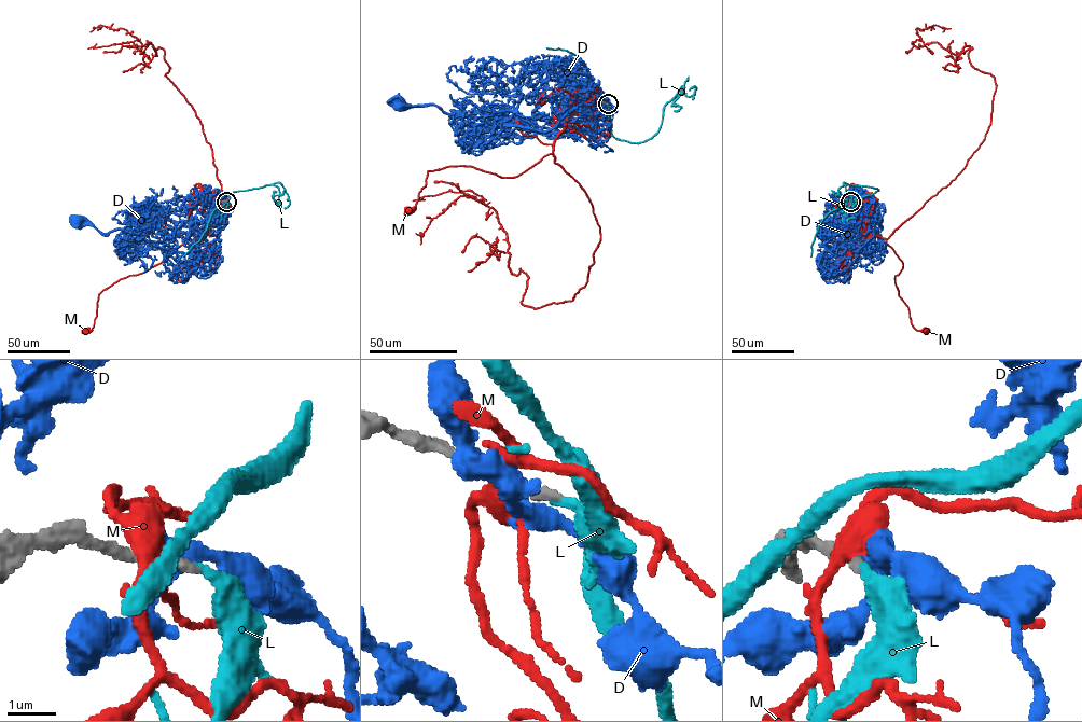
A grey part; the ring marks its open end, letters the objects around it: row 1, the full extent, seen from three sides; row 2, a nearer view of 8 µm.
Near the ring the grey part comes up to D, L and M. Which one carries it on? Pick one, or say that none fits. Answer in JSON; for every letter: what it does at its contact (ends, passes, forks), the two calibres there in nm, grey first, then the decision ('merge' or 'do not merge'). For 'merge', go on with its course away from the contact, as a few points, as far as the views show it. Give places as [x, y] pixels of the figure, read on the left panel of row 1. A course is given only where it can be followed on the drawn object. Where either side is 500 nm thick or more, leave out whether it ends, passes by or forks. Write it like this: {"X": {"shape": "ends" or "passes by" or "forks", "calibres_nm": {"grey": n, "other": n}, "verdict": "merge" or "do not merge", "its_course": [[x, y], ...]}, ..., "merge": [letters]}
{"D": {"shape": "passes by", "calibres_nm": {"grey": 200, "other": 360}, "verdict": "do not merge"}, "L": {"shape": "passes by", "calibres_nm": {"grey": 160, "other": 150}, "verdict": "merge", "its_course": [[226, 202], [225, 208], [233, 192], [273, 184], [280, 194], [273, 197], [278, 205], [274, 199]]}, "M": {"shape": "forks", "calibres_nm": {"grey": 240, "other": 340}, "verdict": "do not merge"}, "merge": ["L"]}

